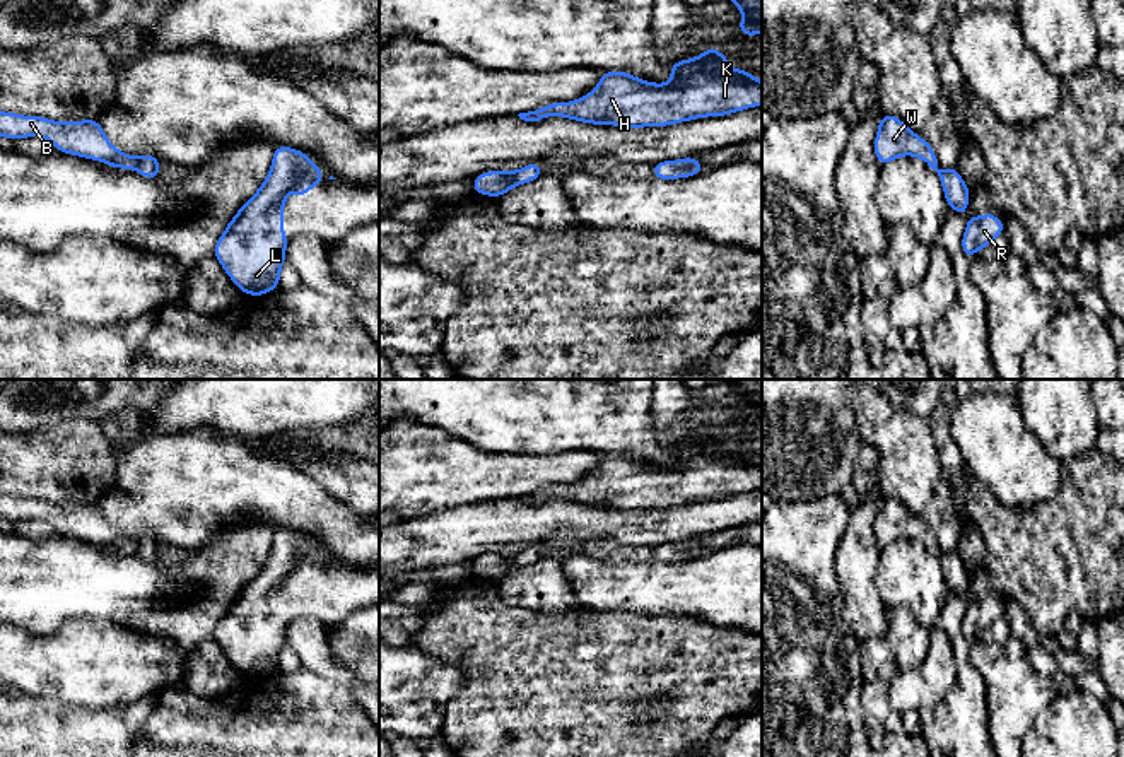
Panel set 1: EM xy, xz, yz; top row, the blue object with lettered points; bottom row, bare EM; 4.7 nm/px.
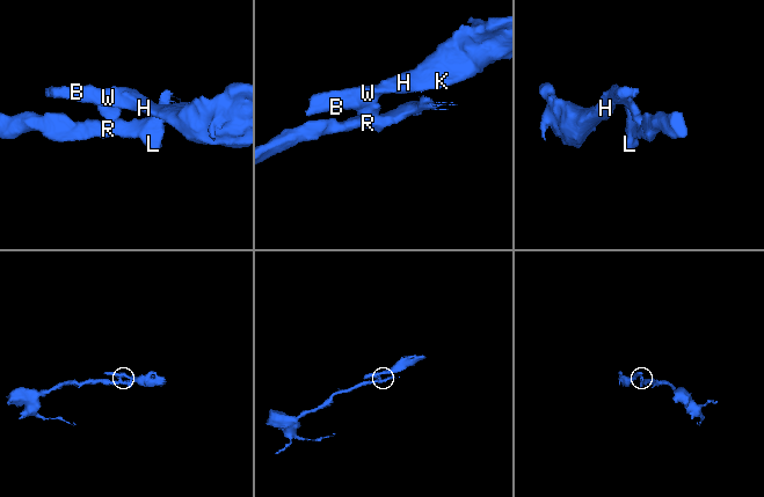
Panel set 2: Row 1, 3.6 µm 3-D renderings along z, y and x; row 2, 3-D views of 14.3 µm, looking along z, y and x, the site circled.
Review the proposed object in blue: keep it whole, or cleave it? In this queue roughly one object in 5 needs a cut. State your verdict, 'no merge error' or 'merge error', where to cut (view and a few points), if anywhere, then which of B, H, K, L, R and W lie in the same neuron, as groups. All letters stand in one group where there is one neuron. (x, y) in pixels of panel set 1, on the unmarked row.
merge error | xy (139, 540), (134, 551) | B H K W / L R

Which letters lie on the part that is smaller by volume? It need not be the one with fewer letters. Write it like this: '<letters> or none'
B, H, K, W

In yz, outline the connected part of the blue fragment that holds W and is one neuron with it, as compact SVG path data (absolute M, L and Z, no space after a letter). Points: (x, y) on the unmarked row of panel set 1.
M883 496L875 519L875 540L880 549L885 549L900 538L919 540L931 552L936 552L938 549L936 535L928 526L928 523L916 518L897 499Z

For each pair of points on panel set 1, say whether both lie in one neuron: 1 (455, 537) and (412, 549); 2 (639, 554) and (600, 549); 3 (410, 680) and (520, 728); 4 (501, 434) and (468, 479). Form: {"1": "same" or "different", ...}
{"1": "same", "2": "same", "3": "different", "4": "different"}

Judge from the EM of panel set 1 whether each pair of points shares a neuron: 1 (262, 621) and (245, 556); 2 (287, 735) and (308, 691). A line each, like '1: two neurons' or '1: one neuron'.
1: two neurons
2: one neuron

